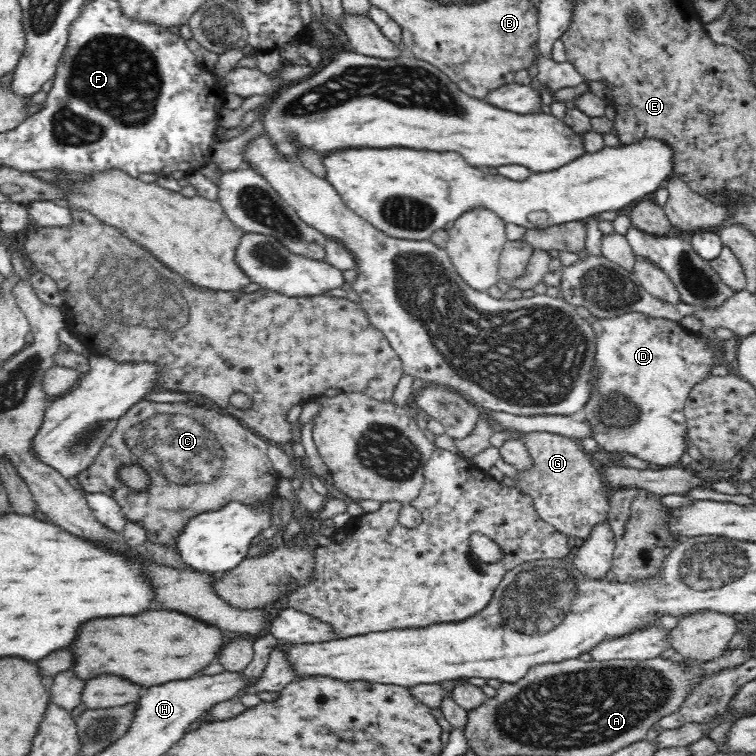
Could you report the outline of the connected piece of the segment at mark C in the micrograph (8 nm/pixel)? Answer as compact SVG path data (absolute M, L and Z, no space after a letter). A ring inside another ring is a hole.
M144 399L118 419L116 428L105 440L92 464L78 472L76 477L84 493L102 493L114 498L126 521L144 528L148 542L176 549L178 536L198 513L222 509L230 500L256 505L256 502L266 500L268 494L272 494L281 476L272 467L268 445L268 441L234 416L219 414L214 409L205 410L200 405L190 408L186 403L162 403ZM130 465L139 465L148 474L150 484L144 490L134 490L125 486L121 480L119 472Z

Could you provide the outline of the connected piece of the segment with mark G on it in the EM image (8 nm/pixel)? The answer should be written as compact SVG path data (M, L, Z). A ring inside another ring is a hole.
M533 432L520 434L535 464L530 470L522 471L517 488L531 496L534 509L542 521L559 529L567 537L588 539L591 530L606 521L610 509L610 487L602 482L602 475L592 466L593 459L586 456L578 443L559 434Z

